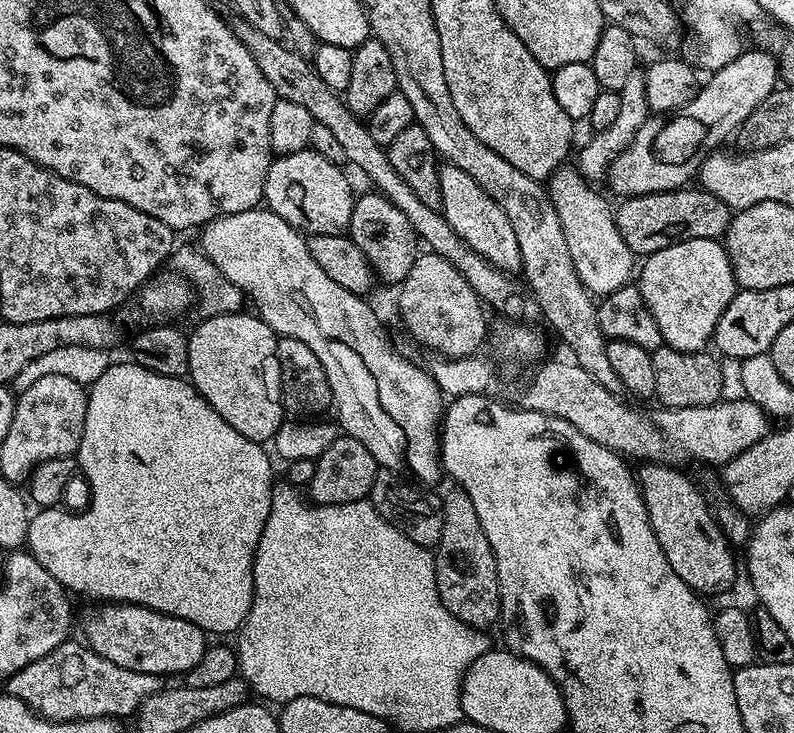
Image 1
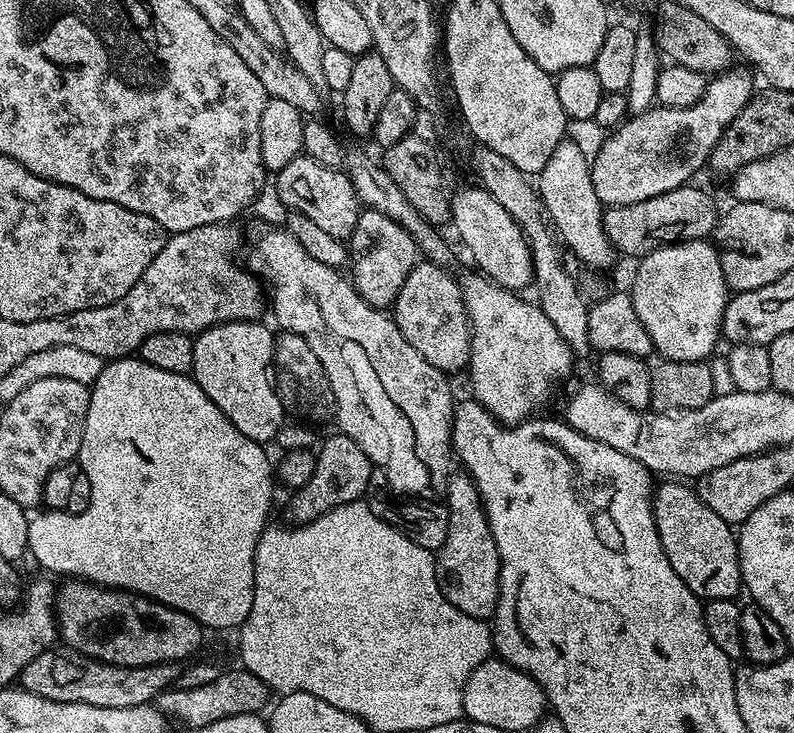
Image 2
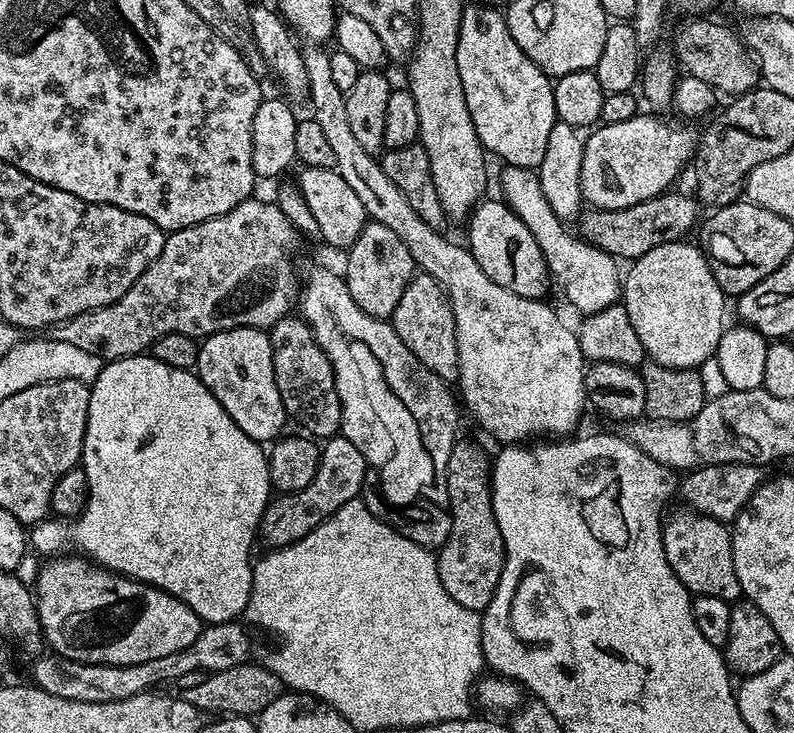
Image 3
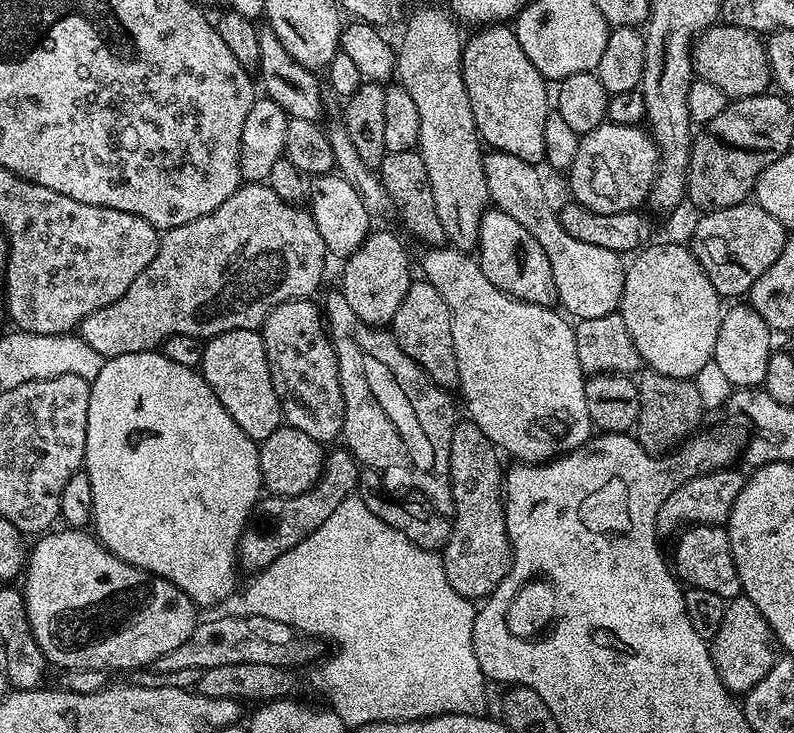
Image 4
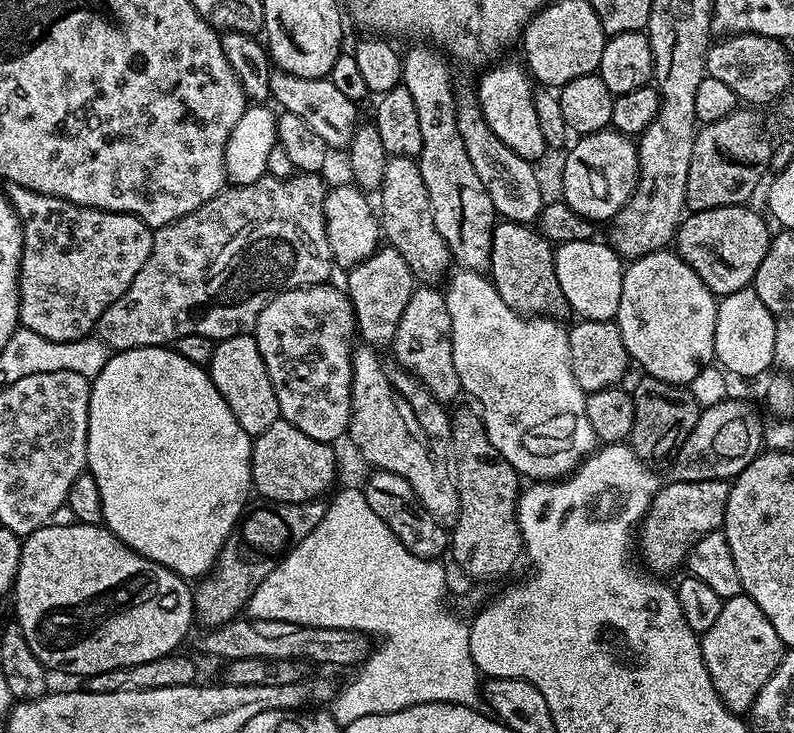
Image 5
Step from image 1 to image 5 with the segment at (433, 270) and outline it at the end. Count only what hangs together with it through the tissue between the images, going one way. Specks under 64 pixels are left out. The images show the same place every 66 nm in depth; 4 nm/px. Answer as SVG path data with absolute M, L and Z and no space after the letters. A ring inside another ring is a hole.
M417 286L402 310L402 319L398 321L398 334L394 334L390 345L391 355L396 363L415 376L430 390L432 397L441 404L451 405L456 395L461 395L458 370L454 370L454 350L450 334L450 310L446 310L446 298L436 286Z

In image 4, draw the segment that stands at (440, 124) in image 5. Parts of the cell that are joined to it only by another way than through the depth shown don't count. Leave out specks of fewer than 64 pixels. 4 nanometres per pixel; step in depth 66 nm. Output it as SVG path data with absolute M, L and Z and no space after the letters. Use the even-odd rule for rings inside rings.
M424 4L421 8L411 9L410 15L407 17L406 23L403 25L404 37L401 38L400 44L395 45L396 49L396 75L399 87L406 90L406 94L410 94L410 98L414 98L414 103L418 109L418 134L420 135L420 143L418 151L422 162L426 162L426 178L430 178L430 190L434 194L434 210L438 210L438 222L442 222L442 230L444 231L445 241L451 247L460 249L461 252L471 253L478 245L478 234L480 233L480 223L484 217L486 209L489 207L488 187L486 186L486 174L484 173L485 153L480 152L482 149L482 141L480 133L476 130L474 122L474 114L470 110L470 98L466 94L466 82L464 81L464 46L465 41L460 40L460 28L455 15L447 7L444 8L440 4Z

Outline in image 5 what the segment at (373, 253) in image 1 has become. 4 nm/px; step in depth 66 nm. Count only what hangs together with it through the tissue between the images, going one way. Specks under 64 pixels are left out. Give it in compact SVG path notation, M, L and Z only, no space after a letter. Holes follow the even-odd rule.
M381 246L370 254L358 266L347 269L348 284L346 291L348 301L356 315L356 332L361 336L365 345L377 350L389 347L398 334L398 321L402 319L402 310L406 310L406 302L410 302L410 294L418 286L410 266L406 266L406 258L398 254L398 250Z

